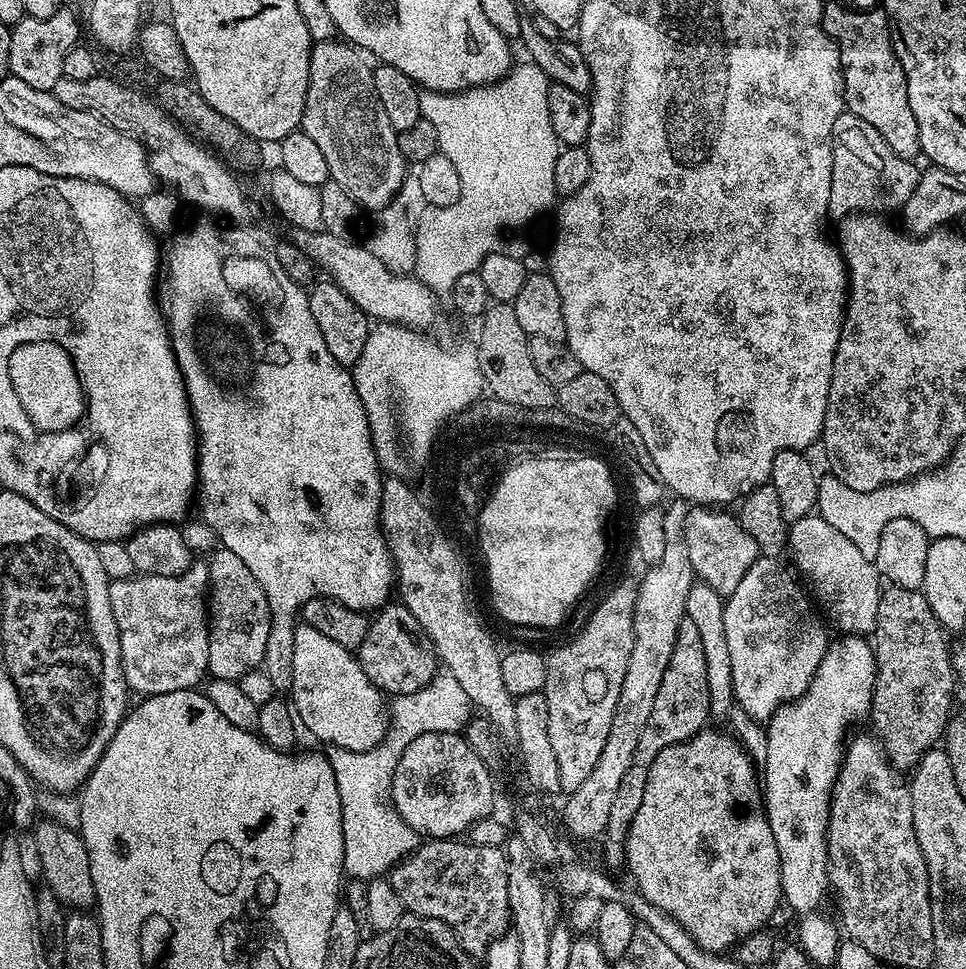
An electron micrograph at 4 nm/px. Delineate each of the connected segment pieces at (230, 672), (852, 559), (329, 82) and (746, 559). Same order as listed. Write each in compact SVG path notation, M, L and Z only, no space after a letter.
M218 548L208 558L207 566L210 585L208 672L215 679L237 681L263 663L266 641L272 629L272 611L257 579L238 555Z
M819 514L804 516L791 523L788 533L788 552L792 554L793 567L798 568L797 573L805 582L811 597L819 606L819 609L839 626L840 632L847 635L871 635L877 624L878 602L882 591L882 577L876 569L873 561L863 557L859 553L858 546L845 538L837 529L821 518Z
M343 39L315 41L300 123L302 131L318 142L331 180L338 182L361 209L379 210L398 194L406 175L406 161L402 150L398 150L398 138L394 126L390 126L390 117L382 102L378 102L372 68L367 62Z
M692 506L684 515L684 541L690 554L690 566L699 583L710 586L719 596L725 598L738 590L738 582L746 575L746 570L761 559L758 546L750 534L742 527L739 519L728 510L717 510L712 506Z

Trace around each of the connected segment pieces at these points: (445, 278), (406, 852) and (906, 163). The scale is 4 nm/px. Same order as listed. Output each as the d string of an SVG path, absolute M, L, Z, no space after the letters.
M513 63L500 80L483 84L481 88L466 88L462 92L424 90L420 93L421 117L434 122L434 130L438 130L439 152L454 162L460 183L458 202L445 208L427 207L418 222L414 275L437 294L451 293L454 282L458 282L462 274L477 271L486 254L505 252L511 256L527 257L528 244L524 241L523 228L531 222L532 216L548 207L551 209L557 199L554 162L558 162L562 145L554 134L554 126L550 126L550 81L536 64L523 63Z
M440 670L422 690L416 690L414 694L402 694L391 701L390 723L383 744L368 752L332 748L327 753L342 806L344 870L351 879L367 882L383 877L420 847L420 833L414 831L392 807L392 771L414 738L431 732L463 733L473 716L472 699L466 690L462 690L458 678L447 670Z
M847 110L840 113L832 131L832 177L830 178L830 202L828 214L843 218L857 214L889 214L903 209L905 202L918 186L921 169L911 160L898 158L890 146L870 126Z

